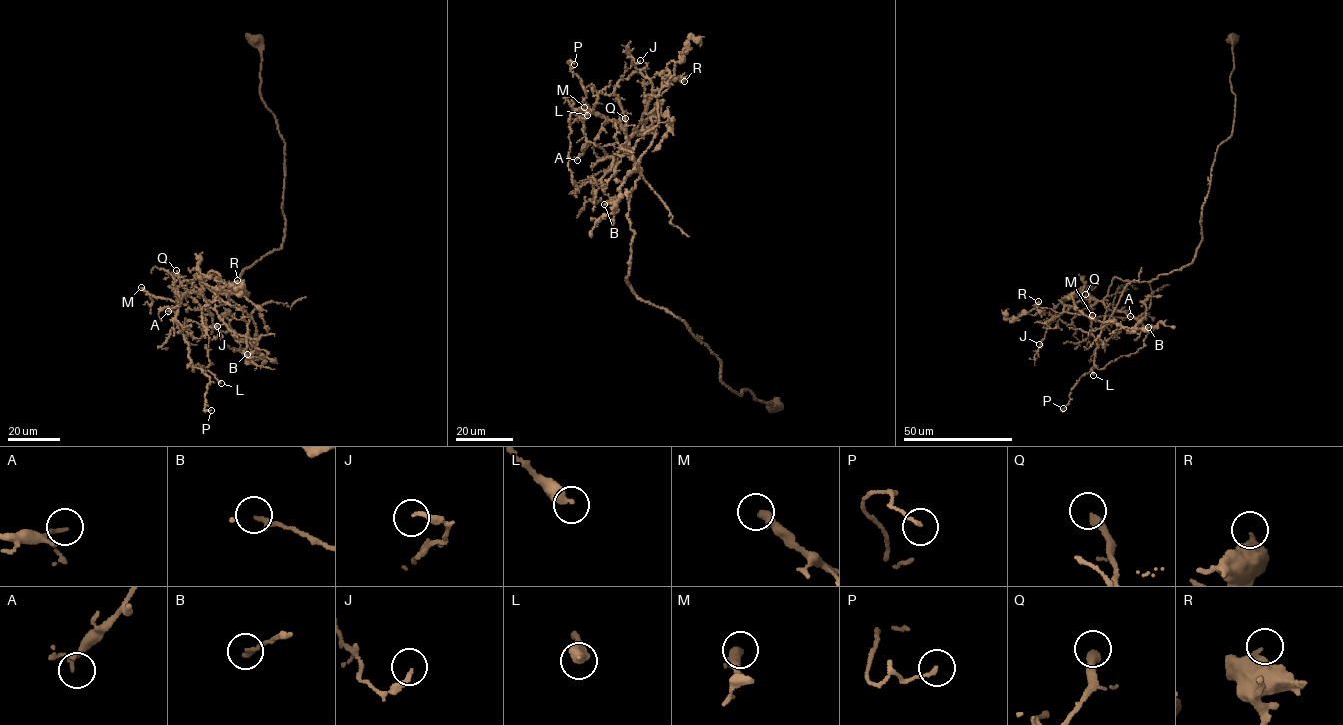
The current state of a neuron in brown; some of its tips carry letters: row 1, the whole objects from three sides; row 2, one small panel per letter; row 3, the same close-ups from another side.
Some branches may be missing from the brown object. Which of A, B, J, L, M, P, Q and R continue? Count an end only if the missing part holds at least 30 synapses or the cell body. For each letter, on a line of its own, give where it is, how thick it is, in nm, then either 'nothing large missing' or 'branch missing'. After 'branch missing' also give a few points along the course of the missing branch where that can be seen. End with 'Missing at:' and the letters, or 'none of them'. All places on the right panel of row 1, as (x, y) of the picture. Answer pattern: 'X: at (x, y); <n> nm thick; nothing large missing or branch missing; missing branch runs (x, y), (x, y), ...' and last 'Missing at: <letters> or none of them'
A: at (1130, 316); 140 nm thick; nothing large missing
B: at (1148, 327); 180 nm thick; nothing large missing
J: at (1039, 344); 170 nm thick; nothing large missing
L: at (1093, 375); 420 nm thick; nothing large missing
M: at (1092, 315); 360 nm thick; nothing large missing
P: at (1063, 408); 120 nm thick; nothing large missing
Q: at (1085, 294); 360 nm thick; nothing large missing
R: at (1038, 301); 440 nm thick; nothing large missing
Missing at: none of them

